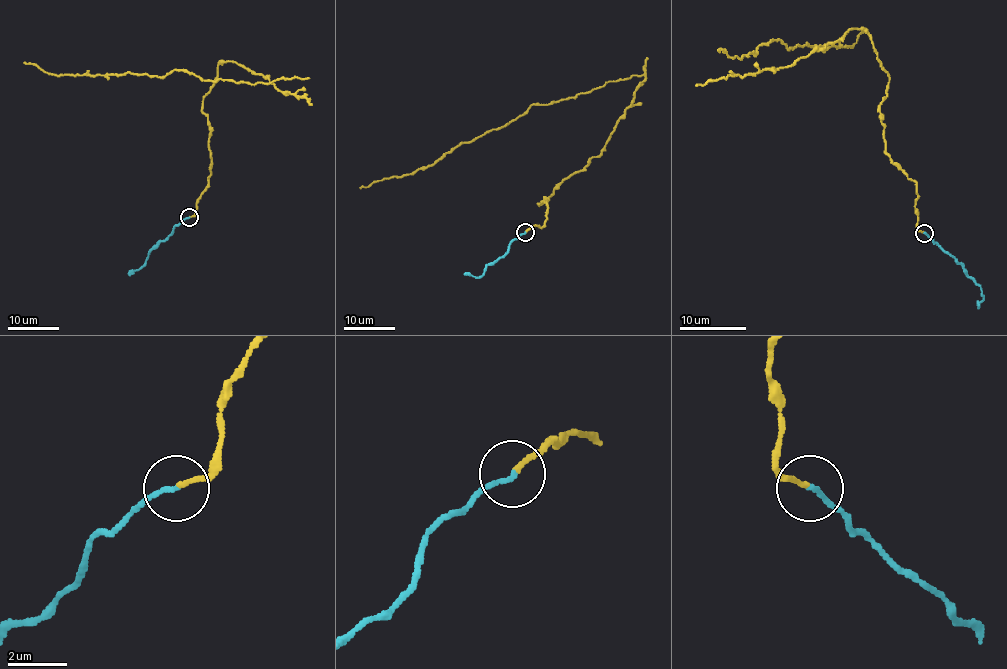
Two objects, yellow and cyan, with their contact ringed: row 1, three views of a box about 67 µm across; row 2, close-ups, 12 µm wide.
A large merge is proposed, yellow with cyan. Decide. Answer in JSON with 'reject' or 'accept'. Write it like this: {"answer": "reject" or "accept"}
{"answer": "accept"}

